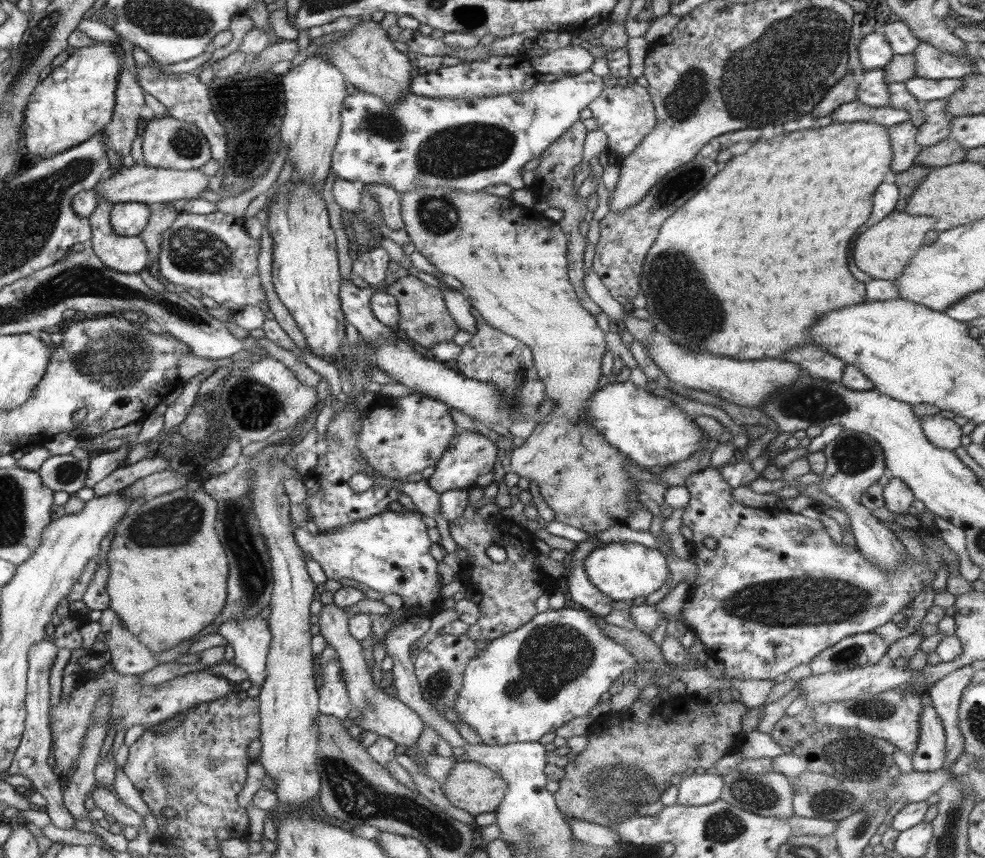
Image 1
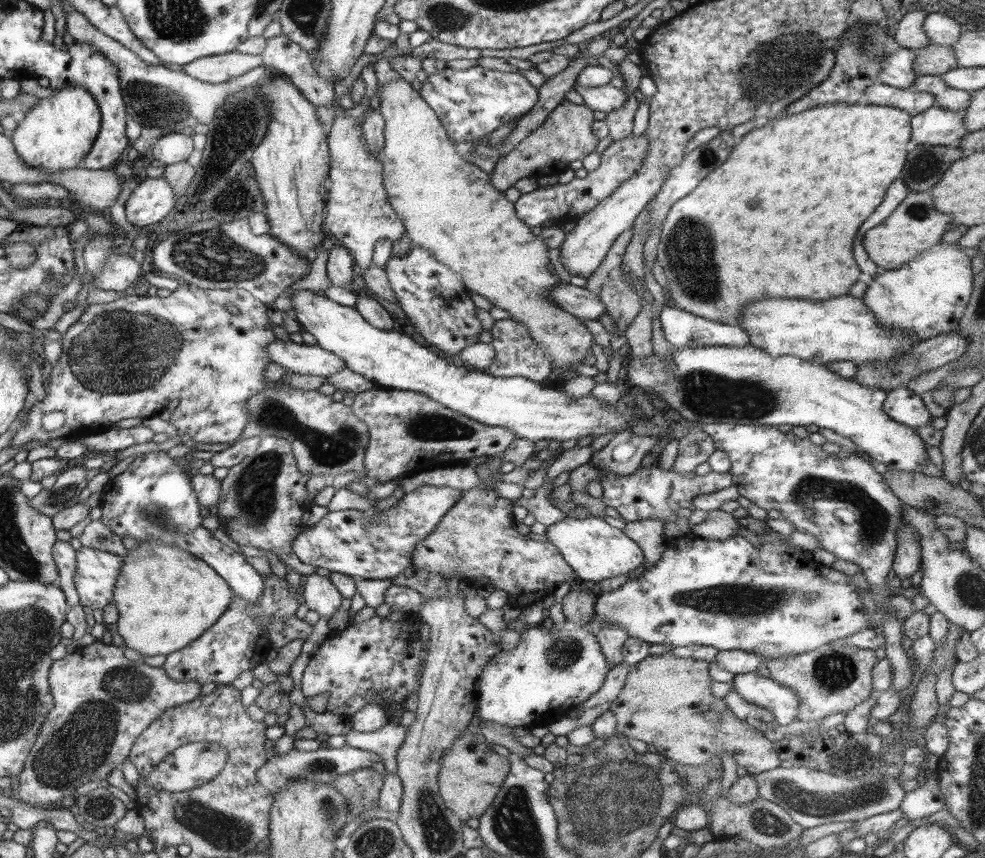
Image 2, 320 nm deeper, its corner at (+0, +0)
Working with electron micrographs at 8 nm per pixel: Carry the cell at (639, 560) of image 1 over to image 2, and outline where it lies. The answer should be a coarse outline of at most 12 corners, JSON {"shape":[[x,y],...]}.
{"shape":[[564,518],[546,538],[590,585],[645,557],[601,518]]}

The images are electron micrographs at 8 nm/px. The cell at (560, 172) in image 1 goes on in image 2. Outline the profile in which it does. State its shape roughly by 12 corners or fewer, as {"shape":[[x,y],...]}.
{"shape":[[562,100],[496,160],[504,193],[526,176],[559,175],[595,152],[594,111]]}

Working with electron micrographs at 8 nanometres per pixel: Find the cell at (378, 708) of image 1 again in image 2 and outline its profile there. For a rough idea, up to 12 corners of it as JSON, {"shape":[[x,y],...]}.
{"shape":[[305,577],[302,596],[309,610],[331,618],[343,596],[328,577]]}

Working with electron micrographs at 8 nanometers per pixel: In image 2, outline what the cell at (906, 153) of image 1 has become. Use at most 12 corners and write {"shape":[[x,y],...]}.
{"shape":[[934,105],[911,116],[911,140],[958,147],[965,111]]}

